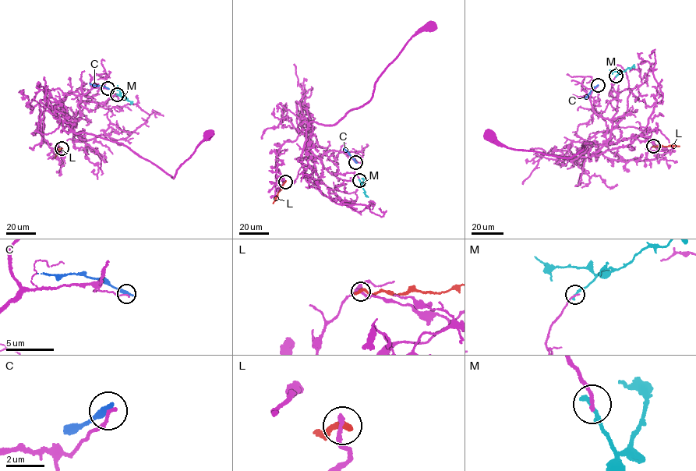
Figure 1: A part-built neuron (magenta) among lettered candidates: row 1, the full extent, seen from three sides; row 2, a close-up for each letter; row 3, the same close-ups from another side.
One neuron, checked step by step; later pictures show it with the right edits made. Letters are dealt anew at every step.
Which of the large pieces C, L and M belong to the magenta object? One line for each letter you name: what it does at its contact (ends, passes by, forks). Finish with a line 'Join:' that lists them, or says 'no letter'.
Join: no letter

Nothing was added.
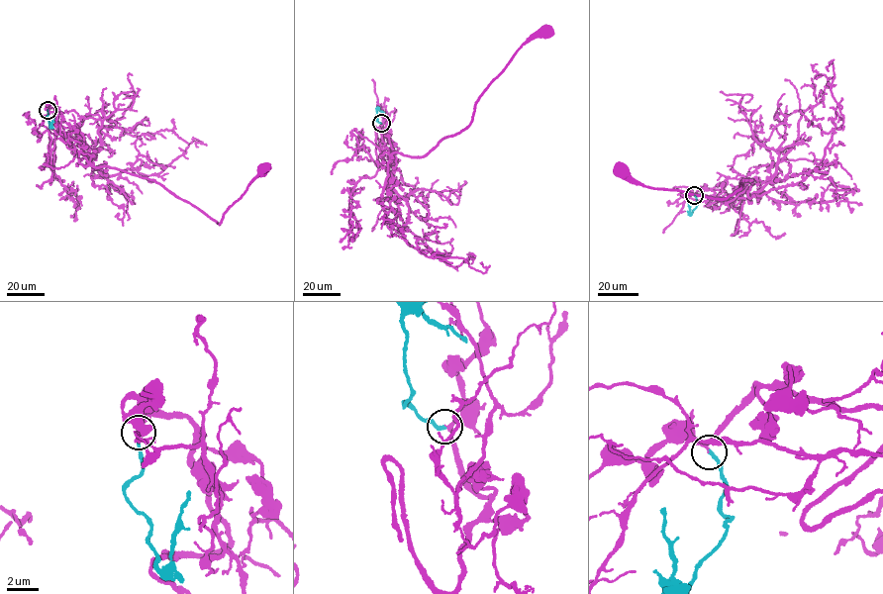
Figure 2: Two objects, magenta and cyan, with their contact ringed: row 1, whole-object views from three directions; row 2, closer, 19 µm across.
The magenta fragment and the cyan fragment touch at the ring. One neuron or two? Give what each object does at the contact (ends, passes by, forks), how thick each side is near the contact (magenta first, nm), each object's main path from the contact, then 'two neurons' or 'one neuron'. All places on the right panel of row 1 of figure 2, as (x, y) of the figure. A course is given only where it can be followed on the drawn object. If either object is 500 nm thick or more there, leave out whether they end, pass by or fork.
magenta passes by; cyan ends there; 160 nm thick on the magenta side, 240 nm on the other; magenta runs (695, 195), (700, 186), (734, 202), (750, 197), (752, 182), (719, 199), (643, 186), (621, 169); cyan runs (695, 195), (697, 204), (691, 213), (688, 203); one neuron

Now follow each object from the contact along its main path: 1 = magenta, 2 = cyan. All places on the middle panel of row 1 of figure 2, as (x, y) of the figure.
1: (381, 123), (387, 131), (378, 146), (389, 154), (425, 155), (468, 126), (482, 93), (523, 44), (545, 33)
2: (381, 123), (376, 120), (377, 110), (384, 113)

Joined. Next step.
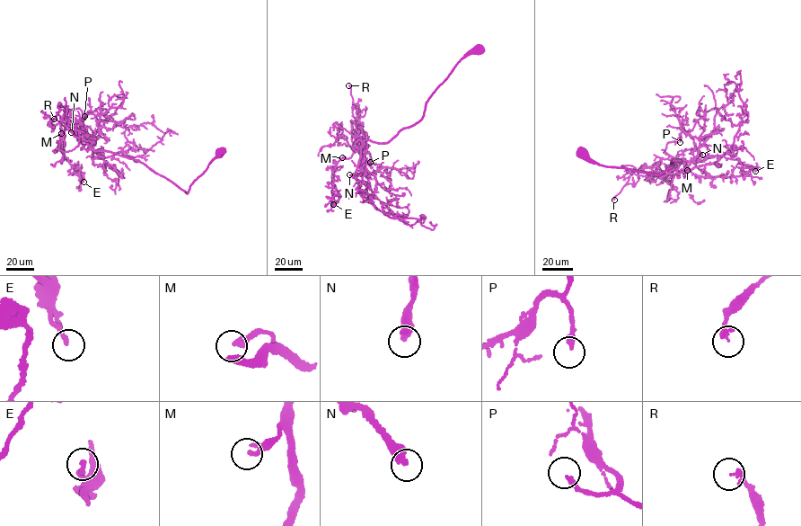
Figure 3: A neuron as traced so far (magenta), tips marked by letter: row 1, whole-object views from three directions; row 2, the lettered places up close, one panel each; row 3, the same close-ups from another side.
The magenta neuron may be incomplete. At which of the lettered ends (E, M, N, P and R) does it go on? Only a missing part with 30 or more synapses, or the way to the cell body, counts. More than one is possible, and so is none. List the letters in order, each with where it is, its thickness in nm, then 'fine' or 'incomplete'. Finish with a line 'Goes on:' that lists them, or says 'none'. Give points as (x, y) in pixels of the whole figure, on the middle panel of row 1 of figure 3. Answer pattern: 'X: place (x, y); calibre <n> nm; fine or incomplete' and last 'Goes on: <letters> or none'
E: place (333, 204); calibre 200 nm; fine
M: place (342, 157); calibre 240 nm; incomplete
N: place (349, 174); calibre 420 nm; incomplete
P: place (370, 162); calibre 190 nm; fine
R: place (348, 85); calibre 240 nm; fine
Goes on: M, N

